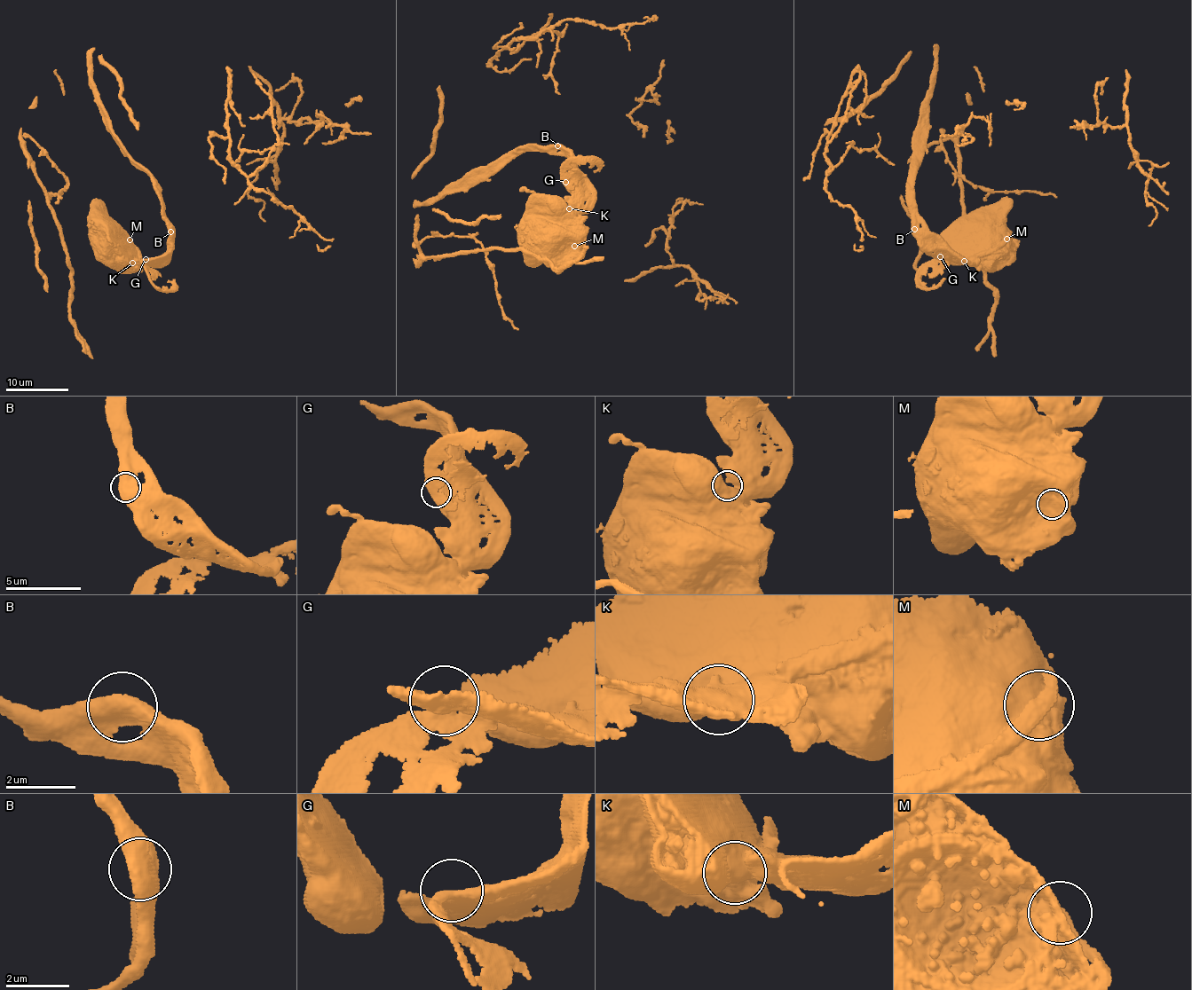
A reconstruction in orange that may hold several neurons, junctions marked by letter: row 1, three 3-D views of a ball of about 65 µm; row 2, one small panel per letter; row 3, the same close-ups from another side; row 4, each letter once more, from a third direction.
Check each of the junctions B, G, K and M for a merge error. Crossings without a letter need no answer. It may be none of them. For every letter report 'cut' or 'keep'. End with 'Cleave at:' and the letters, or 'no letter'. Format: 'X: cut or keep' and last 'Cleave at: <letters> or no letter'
B: keep
G: keep
K: keep
M: keep
Cleave at: no letter

